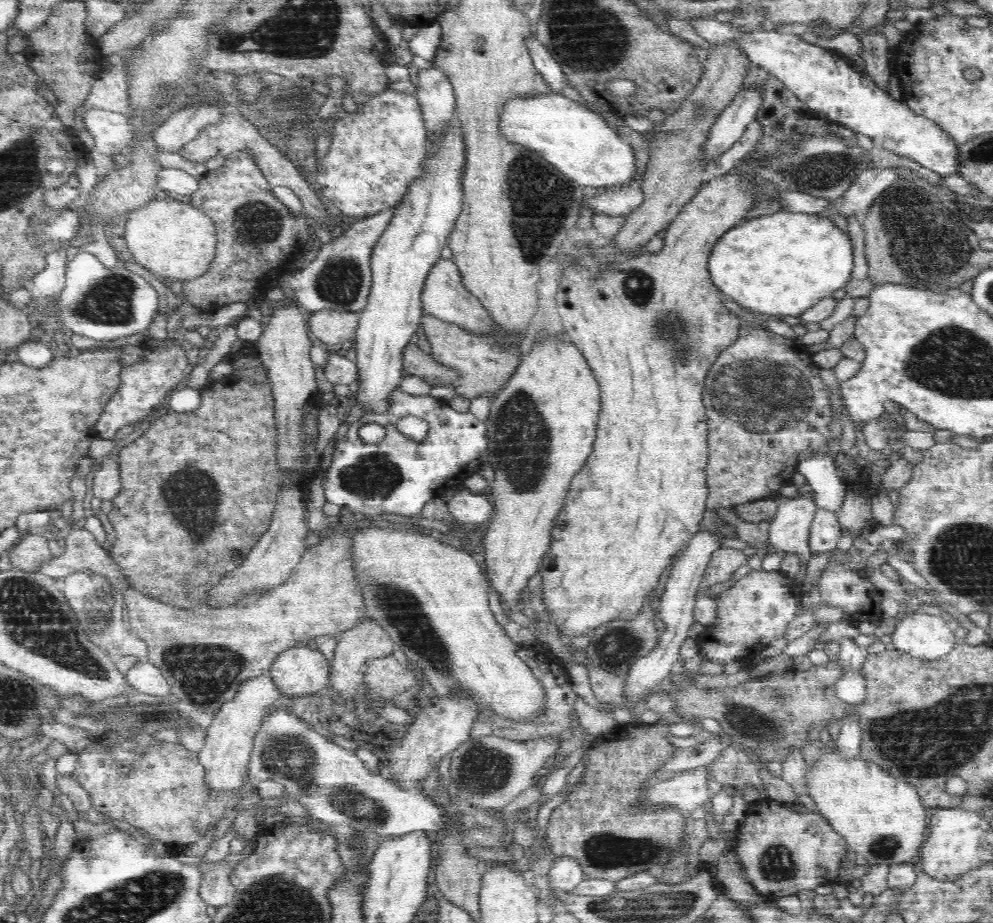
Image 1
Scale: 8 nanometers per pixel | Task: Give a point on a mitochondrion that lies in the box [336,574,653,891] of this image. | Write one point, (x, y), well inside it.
(401, 609)

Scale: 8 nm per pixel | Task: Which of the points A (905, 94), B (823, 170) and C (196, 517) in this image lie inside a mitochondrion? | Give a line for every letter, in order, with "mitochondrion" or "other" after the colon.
A: other
B: mitochondrion
C: mitochondrion

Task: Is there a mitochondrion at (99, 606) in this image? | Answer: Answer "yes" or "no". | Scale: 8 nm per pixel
yes

